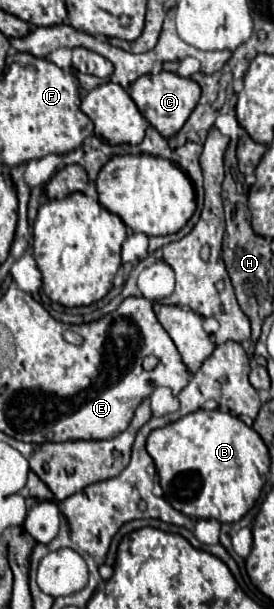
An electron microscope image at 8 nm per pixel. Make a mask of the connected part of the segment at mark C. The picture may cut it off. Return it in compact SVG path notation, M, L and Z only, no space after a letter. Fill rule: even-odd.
M160 71L156 75L142 75L132 83L130 97L138 105L140 113L148 119L152 127L156 127L164 137L170 137L182 129L186 119L190 117L192 109L198 105L200 99L200 85L192 79L180 77L170 71Z

